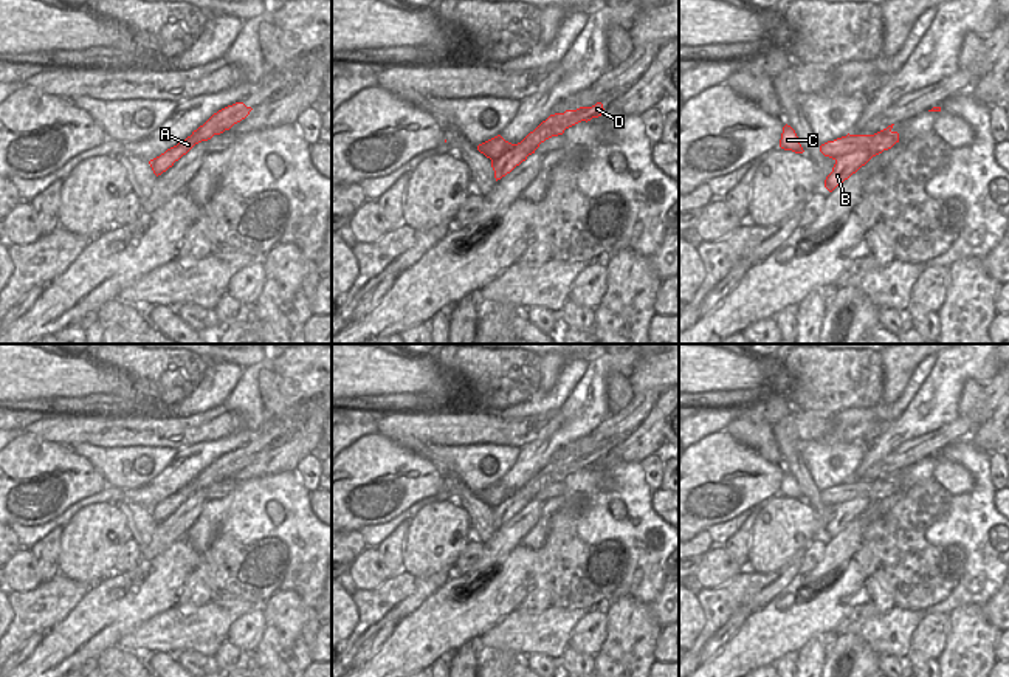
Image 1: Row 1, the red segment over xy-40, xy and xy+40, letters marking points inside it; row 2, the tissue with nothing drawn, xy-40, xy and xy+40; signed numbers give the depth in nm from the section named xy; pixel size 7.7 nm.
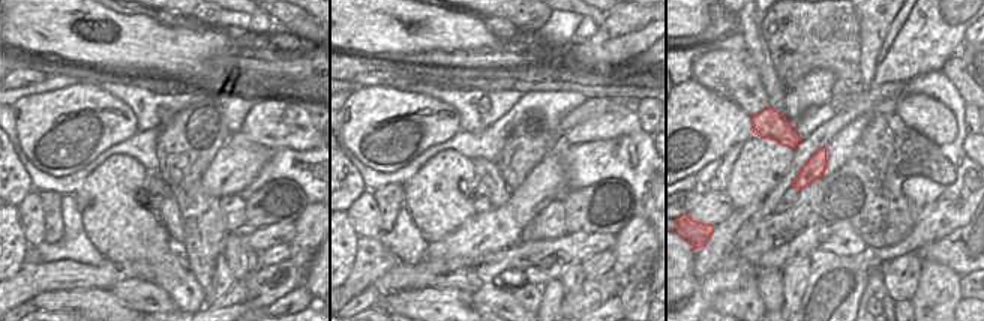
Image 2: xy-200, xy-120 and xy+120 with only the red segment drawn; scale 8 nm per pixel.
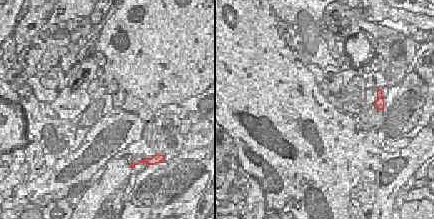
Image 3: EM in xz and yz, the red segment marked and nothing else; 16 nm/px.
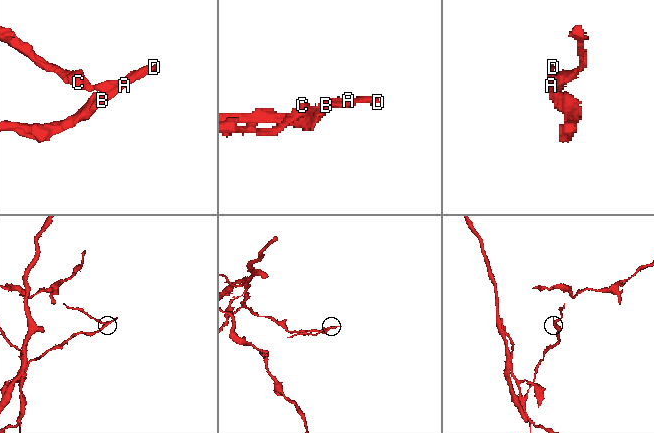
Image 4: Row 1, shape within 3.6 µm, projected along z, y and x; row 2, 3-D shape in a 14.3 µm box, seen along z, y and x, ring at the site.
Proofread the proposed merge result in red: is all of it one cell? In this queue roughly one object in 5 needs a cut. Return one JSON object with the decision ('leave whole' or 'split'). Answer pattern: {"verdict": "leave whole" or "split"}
{"verdict": "split"}

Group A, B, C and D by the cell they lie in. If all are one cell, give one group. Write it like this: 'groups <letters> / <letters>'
groups A B D / C

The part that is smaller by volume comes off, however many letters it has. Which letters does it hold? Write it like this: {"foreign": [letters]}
{"foreign": ["C"]}

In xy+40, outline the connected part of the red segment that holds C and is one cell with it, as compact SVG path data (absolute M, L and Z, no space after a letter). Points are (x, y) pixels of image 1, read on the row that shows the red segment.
M787 124L783 127L780 147L784 149L784 150L792 150L795 153L804 152L795 130Z

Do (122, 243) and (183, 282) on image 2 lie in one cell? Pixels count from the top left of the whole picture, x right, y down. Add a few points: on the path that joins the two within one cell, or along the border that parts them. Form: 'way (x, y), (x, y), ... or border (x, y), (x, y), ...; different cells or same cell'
way (137, 243), (144, 243), (168, 267); same cell

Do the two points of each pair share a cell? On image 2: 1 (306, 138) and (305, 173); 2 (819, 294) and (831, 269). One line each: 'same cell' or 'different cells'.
1: different cells
2: same cell

